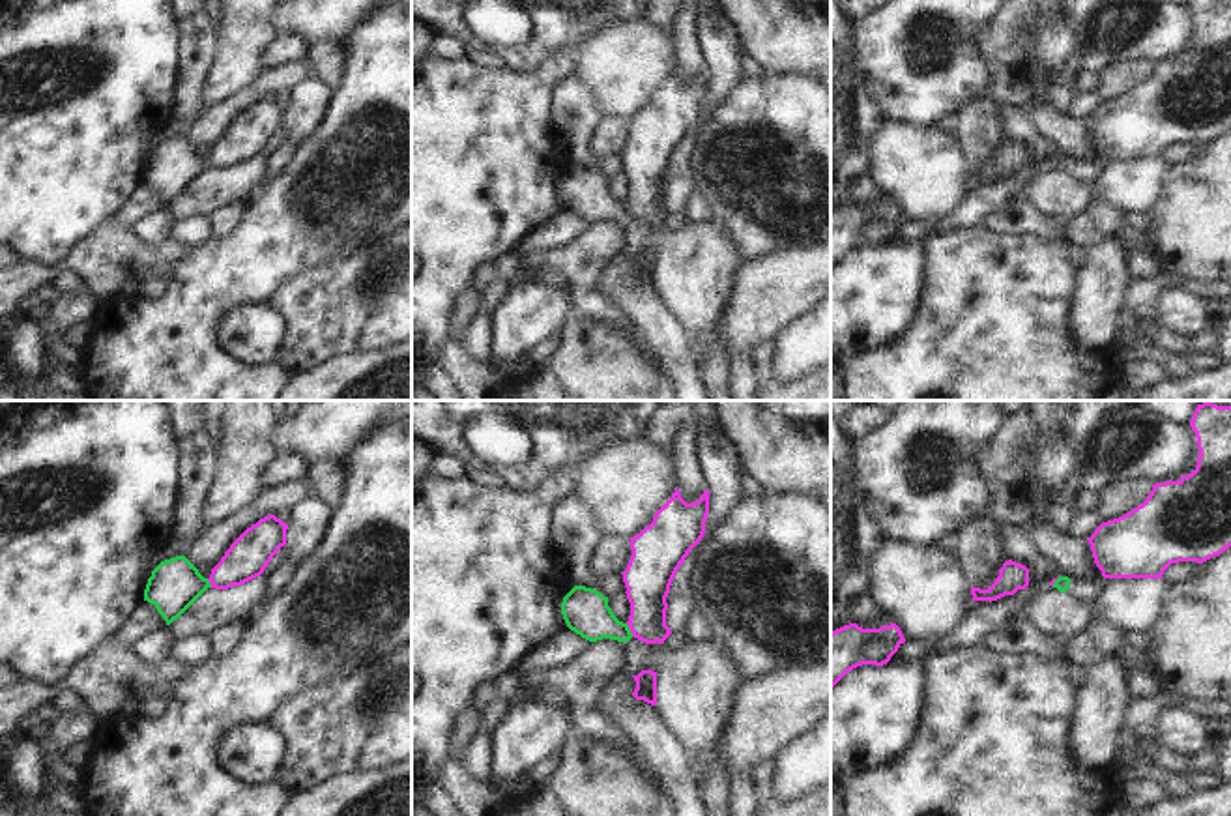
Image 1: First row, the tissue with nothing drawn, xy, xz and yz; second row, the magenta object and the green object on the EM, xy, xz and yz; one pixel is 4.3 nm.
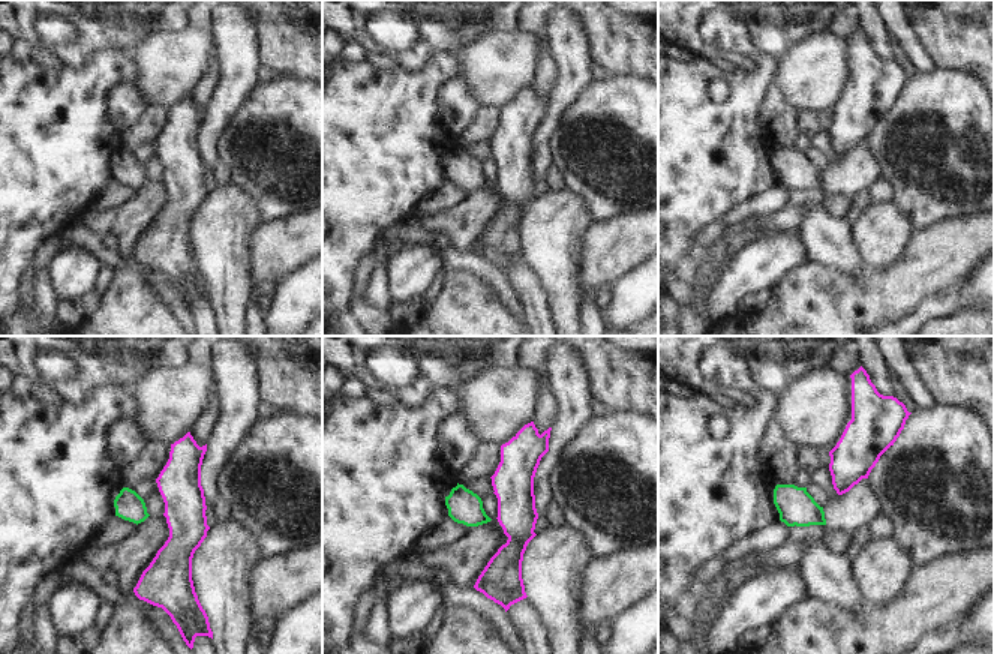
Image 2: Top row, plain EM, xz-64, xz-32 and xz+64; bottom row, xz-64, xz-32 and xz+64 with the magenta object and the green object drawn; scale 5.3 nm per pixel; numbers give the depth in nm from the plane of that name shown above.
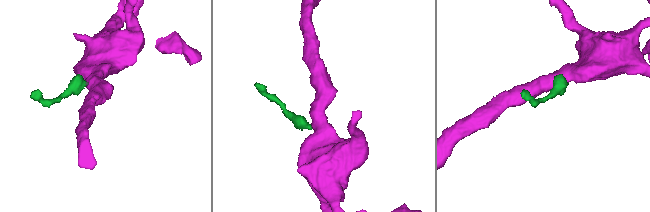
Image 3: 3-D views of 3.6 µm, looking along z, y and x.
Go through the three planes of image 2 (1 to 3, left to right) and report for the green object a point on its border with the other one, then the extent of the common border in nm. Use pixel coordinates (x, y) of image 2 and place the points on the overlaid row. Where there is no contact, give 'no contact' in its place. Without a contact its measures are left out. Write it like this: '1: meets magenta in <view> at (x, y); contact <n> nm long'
1: no contact
2: no contact
3: no contact

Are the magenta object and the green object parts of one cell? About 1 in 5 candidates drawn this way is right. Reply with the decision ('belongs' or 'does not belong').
does not belong

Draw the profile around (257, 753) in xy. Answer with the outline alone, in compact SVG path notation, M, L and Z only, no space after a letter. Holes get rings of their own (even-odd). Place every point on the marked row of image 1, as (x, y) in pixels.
M275 722L236 728L223 743L223 764L253 786L282 780L288 754L290 743Z

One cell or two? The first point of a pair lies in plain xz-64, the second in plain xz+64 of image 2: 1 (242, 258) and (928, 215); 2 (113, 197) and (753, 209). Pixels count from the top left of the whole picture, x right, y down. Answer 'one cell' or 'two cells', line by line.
1: two cells
2: one cell

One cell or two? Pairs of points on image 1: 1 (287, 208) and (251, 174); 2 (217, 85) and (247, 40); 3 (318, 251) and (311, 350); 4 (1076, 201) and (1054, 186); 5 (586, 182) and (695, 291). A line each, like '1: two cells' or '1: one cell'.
1: two cells
2: one cell
3: two cells
4: one cell
5: one cell

